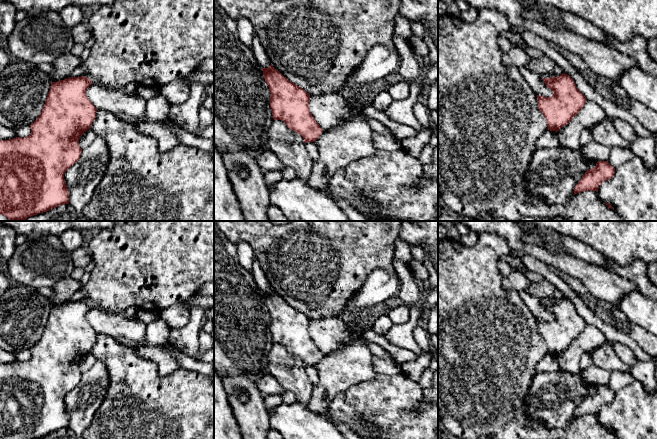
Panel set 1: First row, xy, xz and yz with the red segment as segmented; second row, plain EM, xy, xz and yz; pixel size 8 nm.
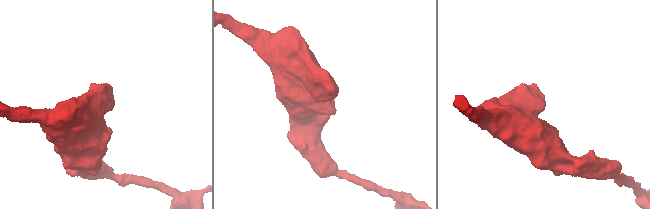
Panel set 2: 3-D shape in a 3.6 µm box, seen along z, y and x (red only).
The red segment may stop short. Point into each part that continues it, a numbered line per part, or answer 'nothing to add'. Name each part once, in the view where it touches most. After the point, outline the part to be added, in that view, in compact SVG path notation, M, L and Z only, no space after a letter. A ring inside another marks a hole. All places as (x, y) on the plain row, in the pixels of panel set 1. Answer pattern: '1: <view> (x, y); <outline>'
nothing to add

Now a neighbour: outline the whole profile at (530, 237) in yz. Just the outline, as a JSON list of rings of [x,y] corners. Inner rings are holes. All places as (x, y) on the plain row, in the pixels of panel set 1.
[[[525,231],[522,237],[523,241],[527,243],[532,244],[538,244],[538,245],[545,245],[545,246],[551,246],[545,238],[541,236],[540,232],[527,232]]]

